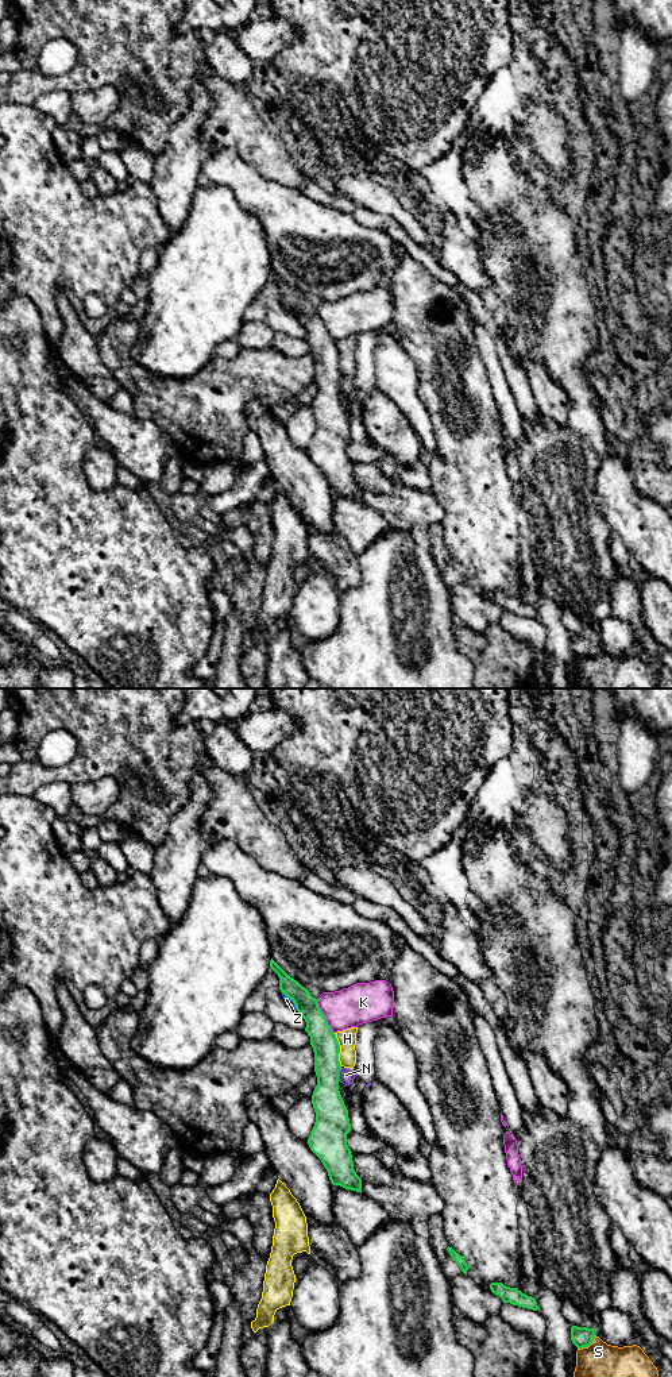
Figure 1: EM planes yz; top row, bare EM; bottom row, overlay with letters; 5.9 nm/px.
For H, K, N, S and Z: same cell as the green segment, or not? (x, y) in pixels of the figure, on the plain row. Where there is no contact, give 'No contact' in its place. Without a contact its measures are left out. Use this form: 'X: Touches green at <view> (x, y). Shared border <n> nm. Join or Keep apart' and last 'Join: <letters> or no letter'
H: Touches green at yz (339, 358). Shared border 200 nm. Keep apart
K: Touches green at yz (324, 326). Shared border 240 nm. Keep apart
N: Touches green at yz (338, 384). Shared border 80 nm. Keep apart
S: Touches green at yz (587, 655). Shared border 140 nm. Keep apart
Z: Touches green at yz (290, 307). Shared border 130 nm. Keep apart
Join: no letter

